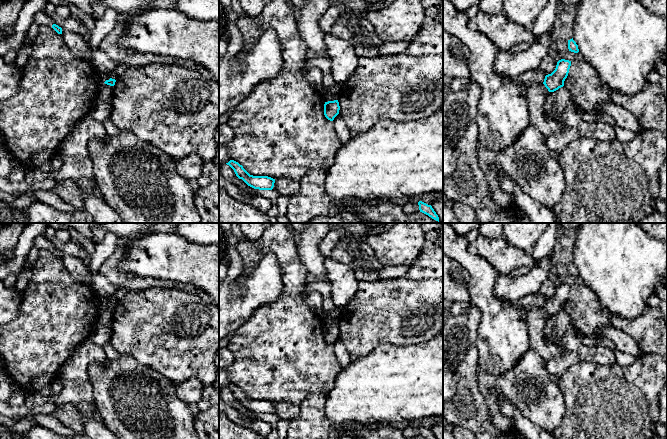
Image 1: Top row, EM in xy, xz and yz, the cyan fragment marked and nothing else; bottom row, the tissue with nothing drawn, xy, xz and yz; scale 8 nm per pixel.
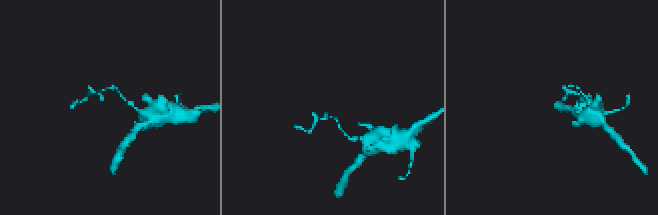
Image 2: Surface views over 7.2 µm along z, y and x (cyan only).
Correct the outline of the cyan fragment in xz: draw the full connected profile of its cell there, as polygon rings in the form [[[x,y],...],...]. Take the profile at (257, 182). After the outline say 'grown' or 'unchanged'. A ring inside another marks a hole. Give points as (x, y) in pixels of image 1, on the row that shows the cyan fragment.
[[[230,160],[228,163],[235,172],[239,179],[242,179],[248,186],[259,190],[272,190],[274,187],[275,179],[268,176],[253,176],[250,175],[242,165],[234,160]]]; unchanged

